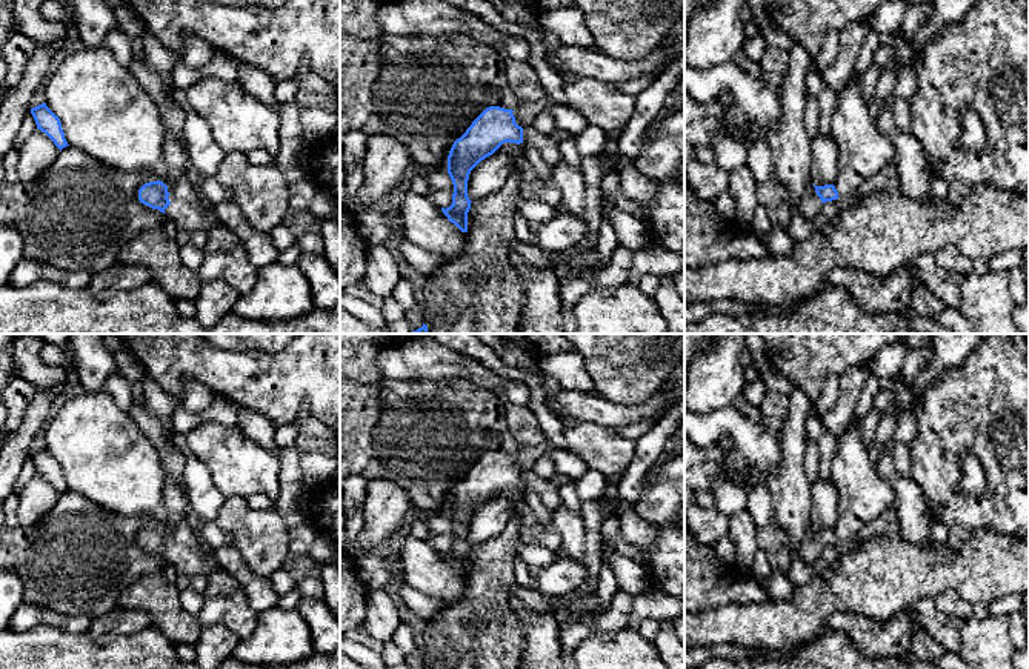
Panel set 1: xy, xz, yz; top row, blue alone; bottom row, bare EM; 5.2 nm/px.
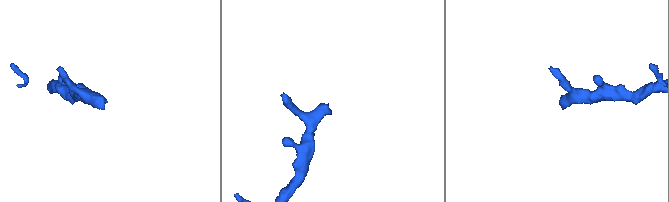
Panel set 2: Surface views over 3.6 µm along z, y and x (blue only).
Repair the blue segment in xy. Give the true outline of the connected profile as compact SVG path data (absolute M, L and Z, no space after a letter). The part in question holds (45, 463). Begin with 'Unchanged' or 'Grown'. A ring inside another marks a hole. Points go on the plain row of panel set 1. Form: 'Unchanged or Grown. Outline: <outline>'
Unchanged. Outline: M46 448L32 452L31 458L35 464L37 474L45 477L60 495L69 491L60 463L46 451Z

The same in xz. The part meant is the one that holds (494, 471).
Grown. Outline: M549 441L537 446L520 446L517 454L500 451L486 452L457 483L448 500L448 518L454 529L452 549L441 552L443 558L461 577L468 577L468 524L471 515L503 488L523 488L523 474L532 471L534 463L549 452Z

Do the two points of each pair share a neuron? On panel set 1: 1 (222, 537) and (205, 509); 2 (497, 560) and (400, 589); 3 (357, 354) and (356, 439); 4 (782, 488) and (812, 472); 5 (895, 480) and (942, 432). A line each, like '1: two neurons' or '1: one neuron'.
1: two neurons
2: two neurons
3: two neurons
4: two neurons
5: two neurons

